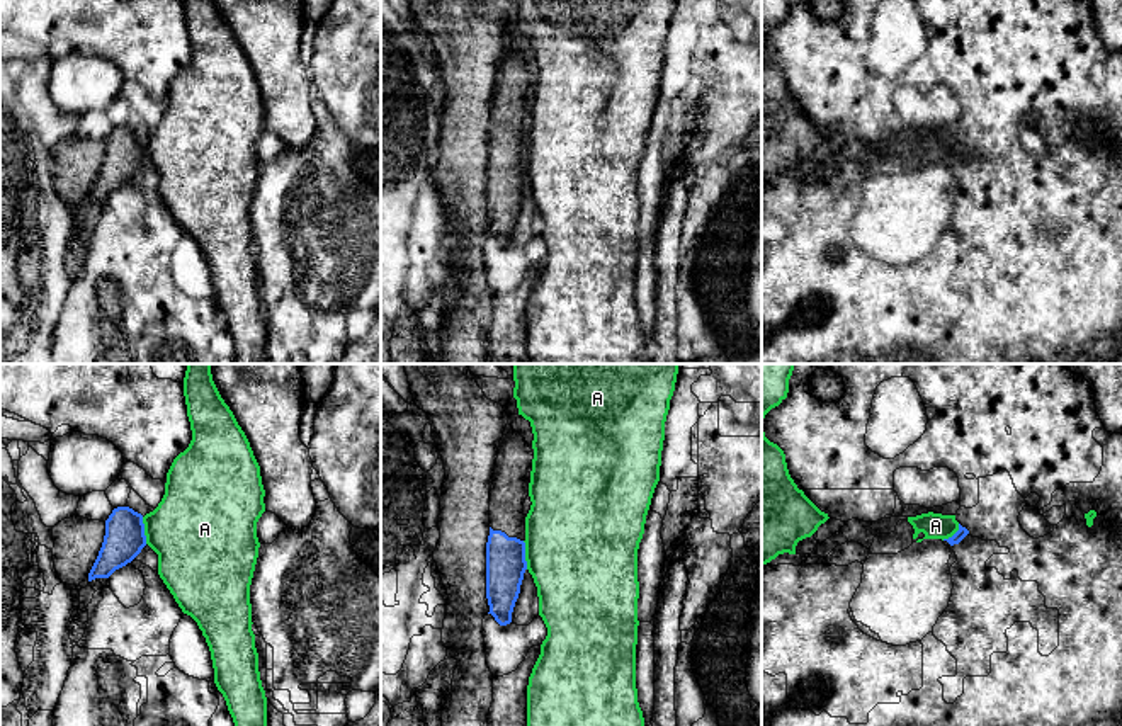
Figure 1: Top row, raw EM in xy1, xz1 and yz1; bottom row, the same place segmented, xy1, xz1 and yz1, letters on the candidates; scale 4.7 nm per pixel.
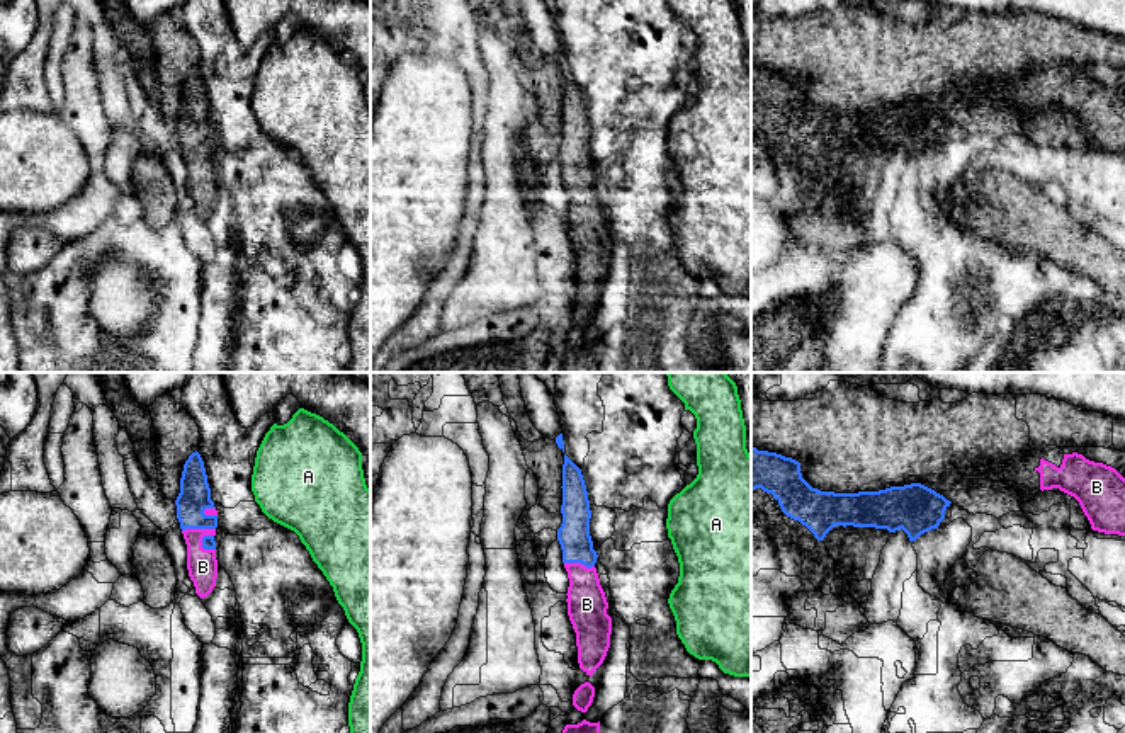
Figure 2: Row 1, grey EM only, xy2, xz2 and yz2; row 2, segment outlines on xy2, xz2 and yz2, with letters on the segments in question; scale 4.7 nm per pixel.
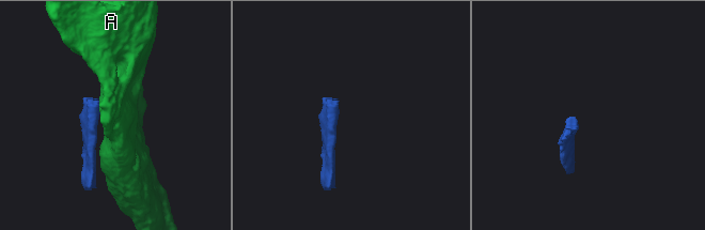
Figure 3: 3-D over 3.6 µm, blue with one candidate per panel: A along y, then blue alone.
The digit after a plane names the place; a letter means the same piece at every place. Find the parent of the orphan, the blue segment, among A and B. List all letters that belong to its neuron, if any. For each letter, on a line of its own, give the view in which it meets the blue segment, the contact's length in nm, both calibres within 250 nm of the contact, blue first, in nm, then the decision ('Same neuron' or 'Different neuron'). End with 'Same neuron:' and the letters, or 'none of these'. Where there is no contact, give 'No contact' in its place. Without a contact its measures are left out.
A: Touches blue in xz1. Shared border 140 nm. Thickness 190 nm (blue) against 500 nm. Different neuron
B: Touches blue in xy2. Shared border 160 nm. Thickness 150 nm (blue) against 140 nm. Same neuron
Same neuron: B

